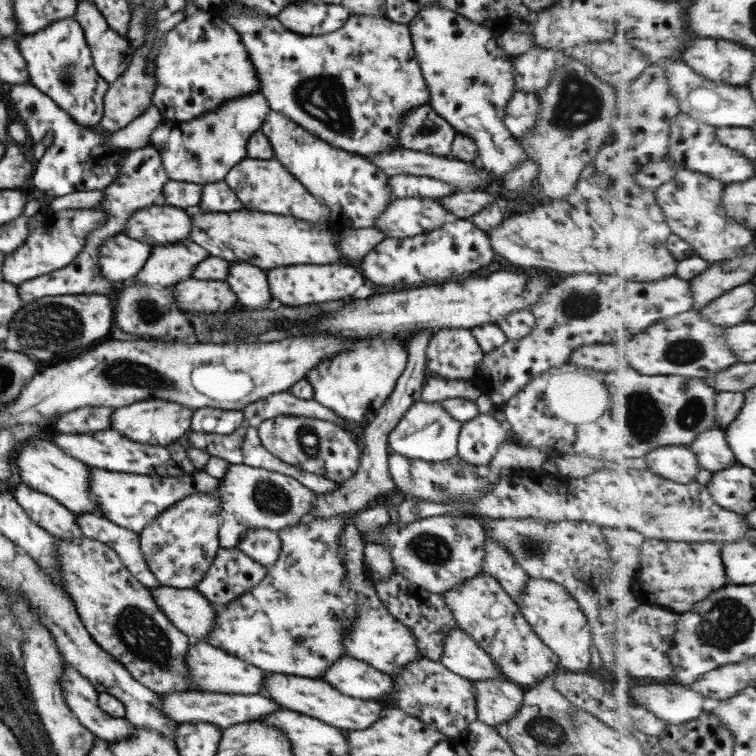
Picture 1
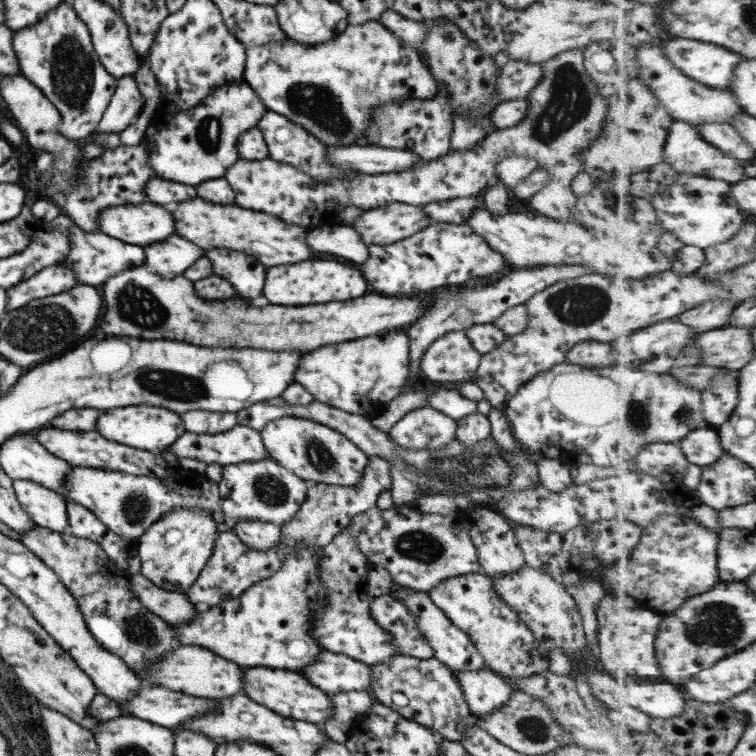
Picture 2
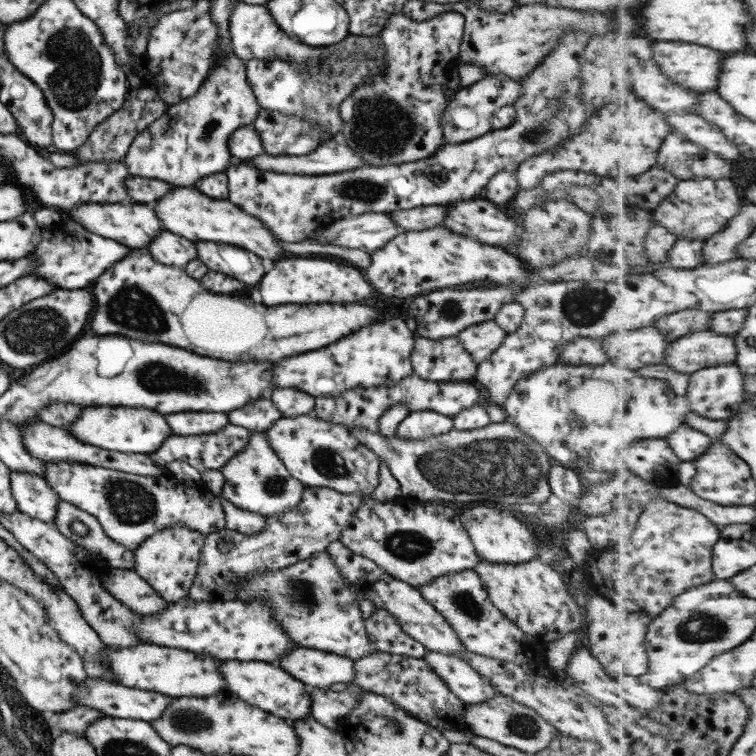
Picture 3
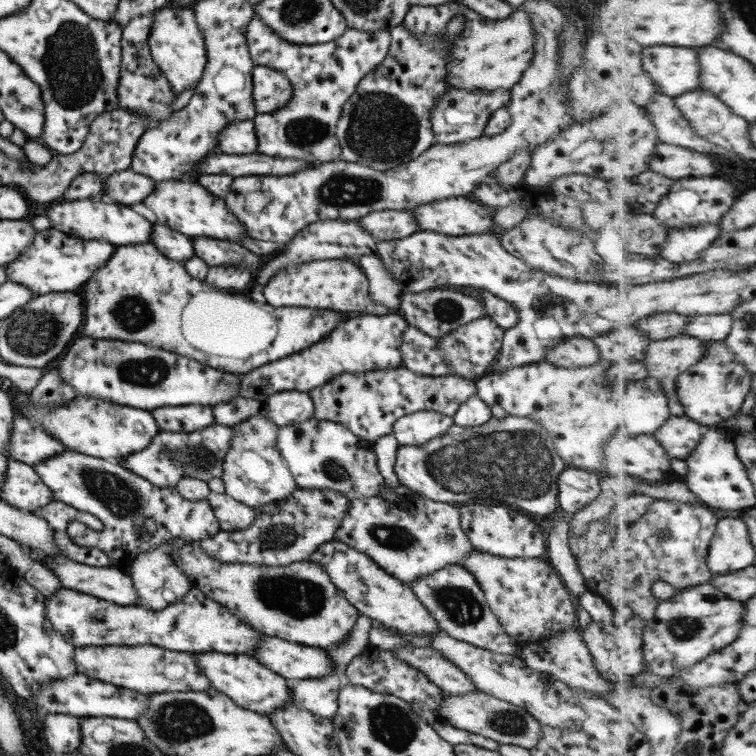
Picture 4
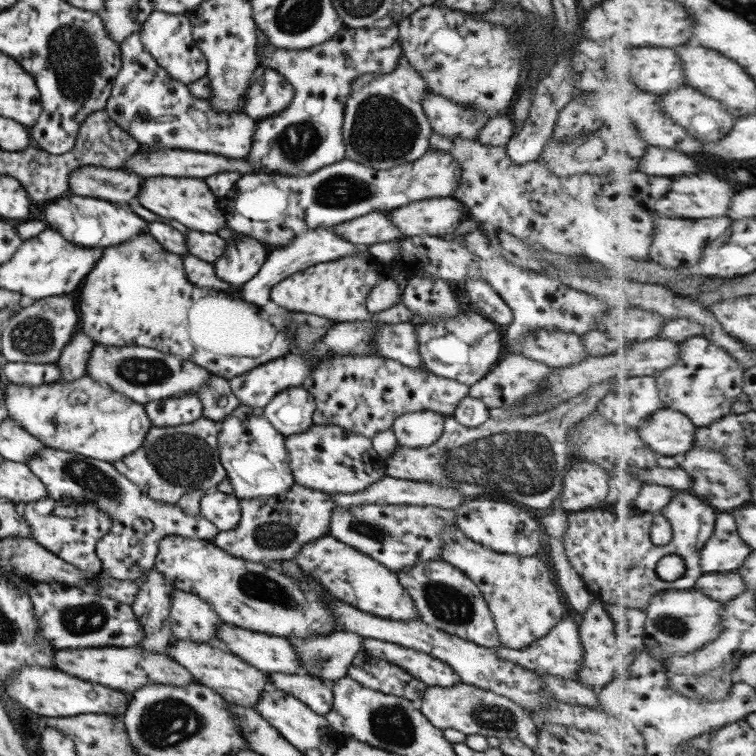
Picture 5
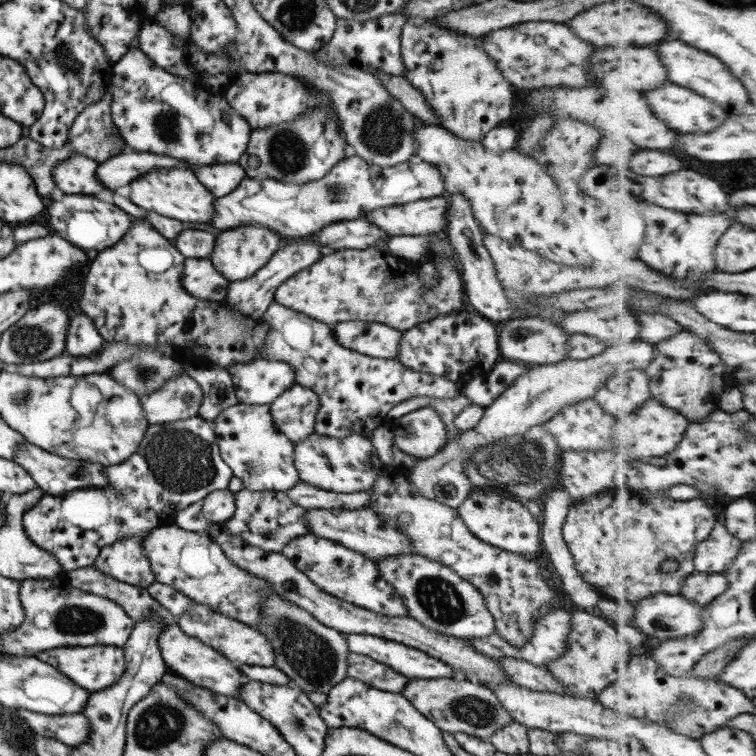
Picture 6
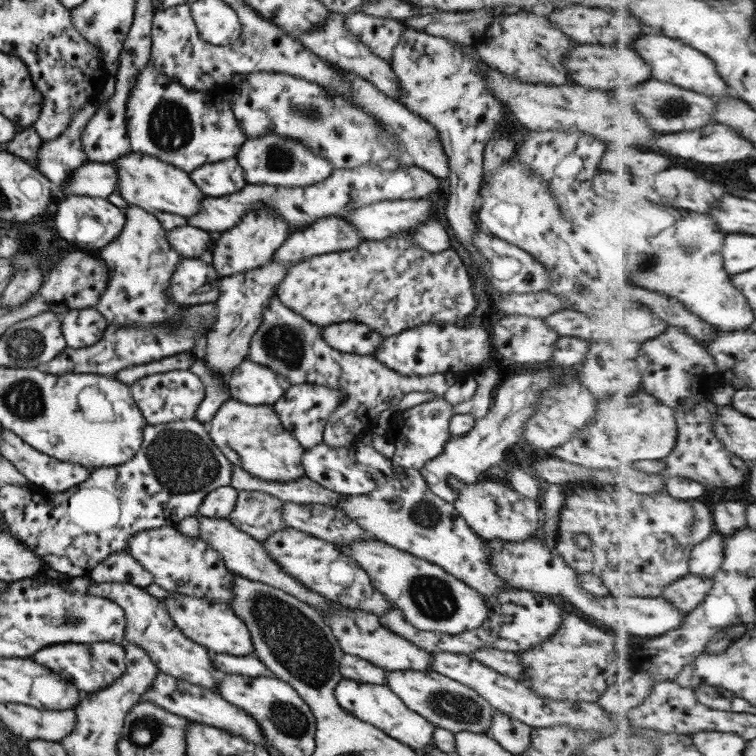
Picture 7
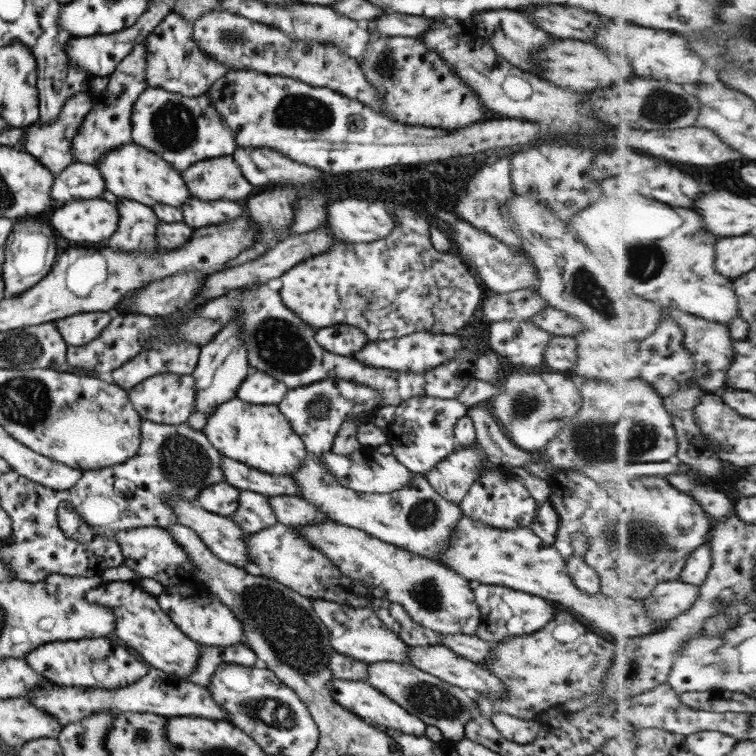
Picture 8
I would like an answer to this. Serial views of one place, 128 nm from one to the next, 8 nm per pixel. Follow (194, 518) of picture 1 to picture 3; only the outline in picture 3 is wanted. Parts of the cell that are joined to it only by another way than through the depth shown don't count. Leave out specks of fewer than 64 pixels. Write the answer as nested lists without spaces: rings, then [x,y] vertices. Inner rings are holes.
[[[167,526],[141,542],[128,557],[133,560],[133,571],[168,604],[173,604],[188,595],[197,570],[199,550],[205,538],[201,532],[185,526]]]

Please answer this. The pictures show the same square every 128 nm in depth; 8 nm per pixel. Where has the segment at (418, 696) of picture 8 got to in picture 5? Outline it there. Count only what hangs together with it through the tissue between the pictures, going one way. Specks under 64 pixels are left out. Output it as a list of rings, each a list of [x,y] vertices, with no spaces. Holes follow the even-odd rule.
[[[457,682],[455,686],[449,688],[427,685],[423,698],[416,706],[421,714],[439,730],[452,728],[466,736],[478,734],[499,740],[514,739],[528,746],[532,751],[535,750],[538,729],[533,725],[527,711],[493,691],[483,690],[463,682]]]

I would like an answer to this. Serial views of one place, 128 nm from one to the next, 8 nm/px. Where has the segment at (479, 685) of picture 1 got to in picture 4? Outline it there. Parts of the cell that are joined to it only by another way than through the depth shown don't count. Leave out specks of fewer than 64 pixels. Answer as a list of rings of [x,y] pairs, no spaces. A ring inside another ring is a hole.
[[[431,647],[401,648],[391,650],[391,653],[413,668],[419,669],[431,683],[447,694],[463,696],[476,690],[471,679],[459,667]]]

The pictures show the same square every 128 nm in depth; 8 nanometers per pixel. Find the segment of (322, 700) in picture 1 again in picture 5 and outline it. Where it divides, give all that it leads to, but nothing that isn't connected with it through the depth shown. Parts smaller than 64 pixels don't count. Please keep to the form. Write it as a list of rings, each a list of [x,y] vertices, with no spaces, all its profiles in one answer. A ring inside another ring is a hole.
[[[170,640],[166,652],[173,661],[185,667],[195,677],[197,683],[209,687],[222,696],[227,703],[242,707],[255,707],[261,690],[272,688],[266,673],[212,643]]]

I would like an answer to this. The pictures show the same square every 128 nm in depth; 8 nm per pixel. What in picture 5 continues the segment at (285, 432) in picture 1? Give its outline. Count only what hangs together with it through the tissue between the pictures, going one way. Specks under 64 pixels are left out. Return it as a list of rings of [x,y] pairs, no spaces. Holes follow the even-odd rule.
[[[309,425],[305,431],[284,437],[293,481],[301,487],[329,494],[360,493],[384,478],[386,462],[375,452],[370,438],[337,425]]]

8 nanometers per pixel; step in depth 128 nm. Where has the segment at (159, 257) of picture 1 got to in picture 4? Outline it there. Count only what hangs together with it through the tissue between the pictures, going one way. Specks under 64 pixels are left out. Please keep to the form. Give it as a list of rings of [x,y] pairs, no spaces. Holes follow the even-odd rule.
[[[157,222],[152,225],[149,240],[164,258],[183,263],[194,257],[191,238],[167,228],[159,226]]]

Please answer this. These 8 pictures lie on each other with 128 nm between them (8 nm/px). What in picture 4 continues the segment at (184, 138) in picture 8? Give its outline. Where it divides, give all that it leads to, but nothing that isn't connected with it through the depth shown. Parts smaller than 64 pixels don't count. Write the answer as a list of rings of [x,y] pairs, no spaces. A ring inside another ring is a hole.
[[[155,10],[149,14],[137,16],[121,27],[120,34],[120,73],[117,84],[117,108],[131,109],[144,116],[144,129],[153,128],[159,122],[164,122],[174,111],[171,101],[175,100],[171,94],[171,84],[167,82],[164,74],[157,68],[148,52],[147,36],[149,28],[153,25]],[[252,120],[237,121],[219,133],[215,140],[218,152],[229,155],[255,153],[257,139]]]

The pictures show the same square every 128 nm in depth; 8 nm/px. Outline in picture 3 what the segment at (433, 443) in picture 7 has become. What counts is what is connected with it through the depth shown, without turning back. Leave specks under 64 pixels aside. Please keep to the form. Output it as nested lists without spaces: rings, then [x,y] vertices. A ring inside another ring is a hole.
[[[432,410],[406,411],[395,433],[399,438],[423,440],[453,429],[451,418]]]

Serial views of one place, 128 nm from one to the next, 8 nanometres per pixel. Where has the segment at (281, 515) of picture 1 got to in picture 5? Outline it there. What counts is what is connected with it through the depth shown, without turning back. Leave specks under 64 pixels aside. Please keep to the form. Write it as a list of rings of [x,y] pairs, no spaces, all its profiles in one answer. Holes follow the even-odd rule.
[[[239,405],[219,422],[217,434],[219,461],[232,489],[239,499],[273,498],[284,494],[295,483],[291,475],[284,436],[265,420],[262,408]]]

